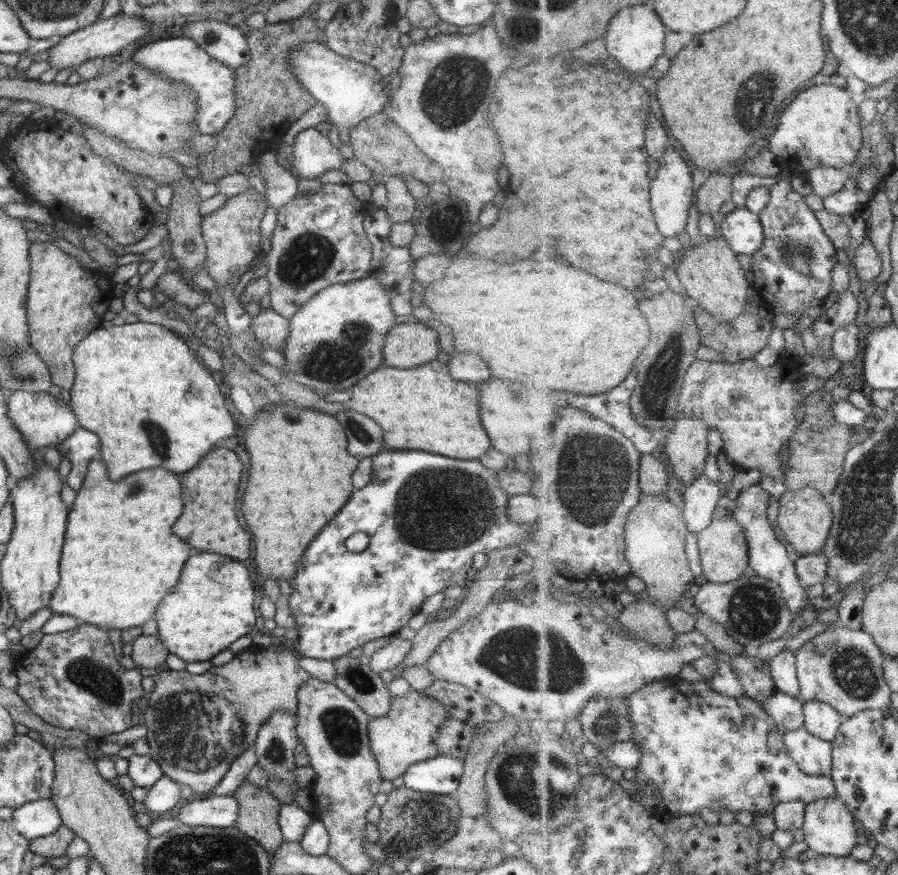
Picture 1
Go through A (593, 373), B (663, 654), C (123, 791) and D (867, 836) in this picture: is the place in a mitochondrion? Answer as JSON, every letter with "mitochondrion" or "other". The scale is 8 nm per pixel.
{"A":"other","B":"other","C":"other","D":"other"}

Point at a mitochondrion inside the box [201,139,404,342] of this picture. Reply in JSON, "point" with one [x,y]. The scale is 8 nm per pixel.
{"point":[308,257]}

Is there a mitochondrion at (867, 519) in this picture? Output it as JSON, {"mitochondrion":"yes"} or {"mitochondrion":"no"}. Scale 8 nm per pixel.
{"mitochondrion":"yes"}

